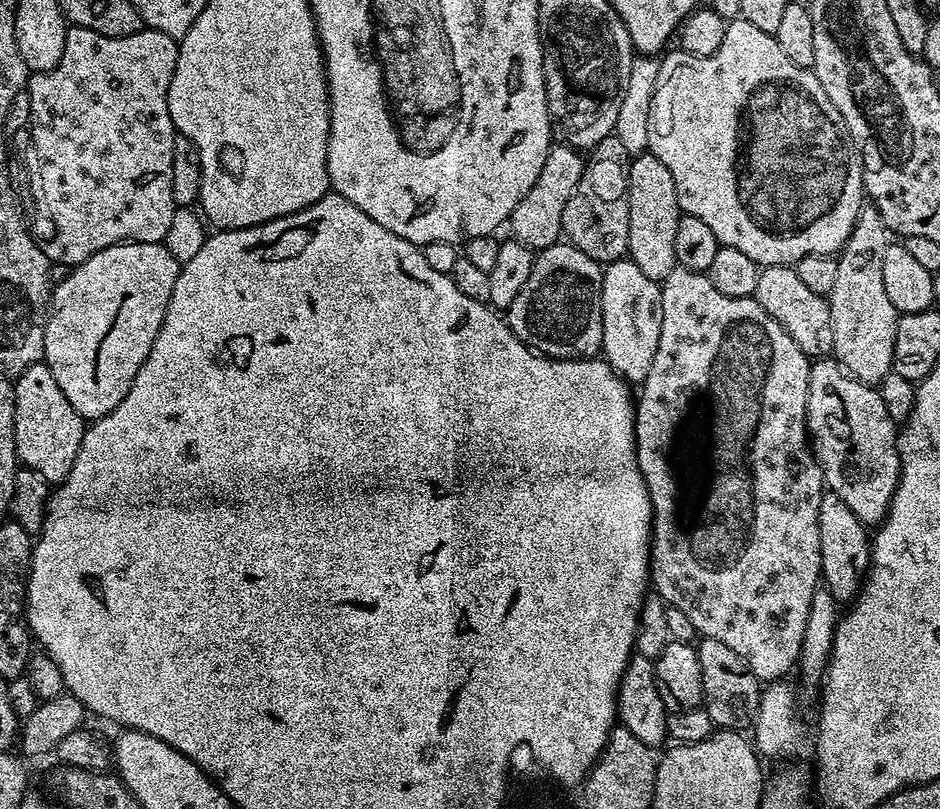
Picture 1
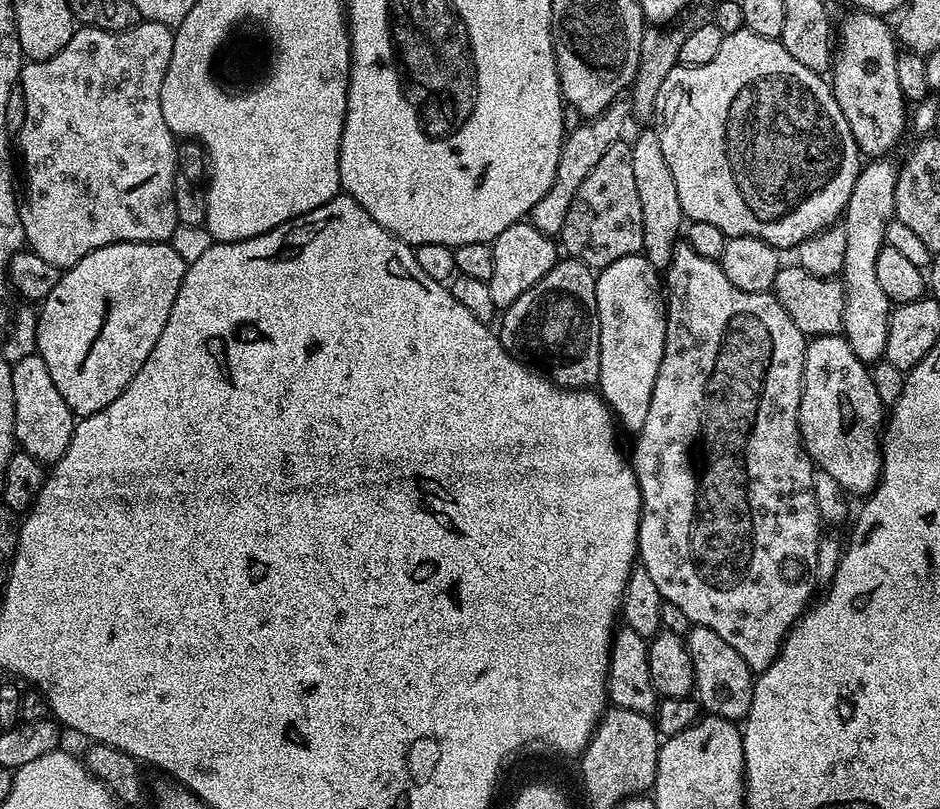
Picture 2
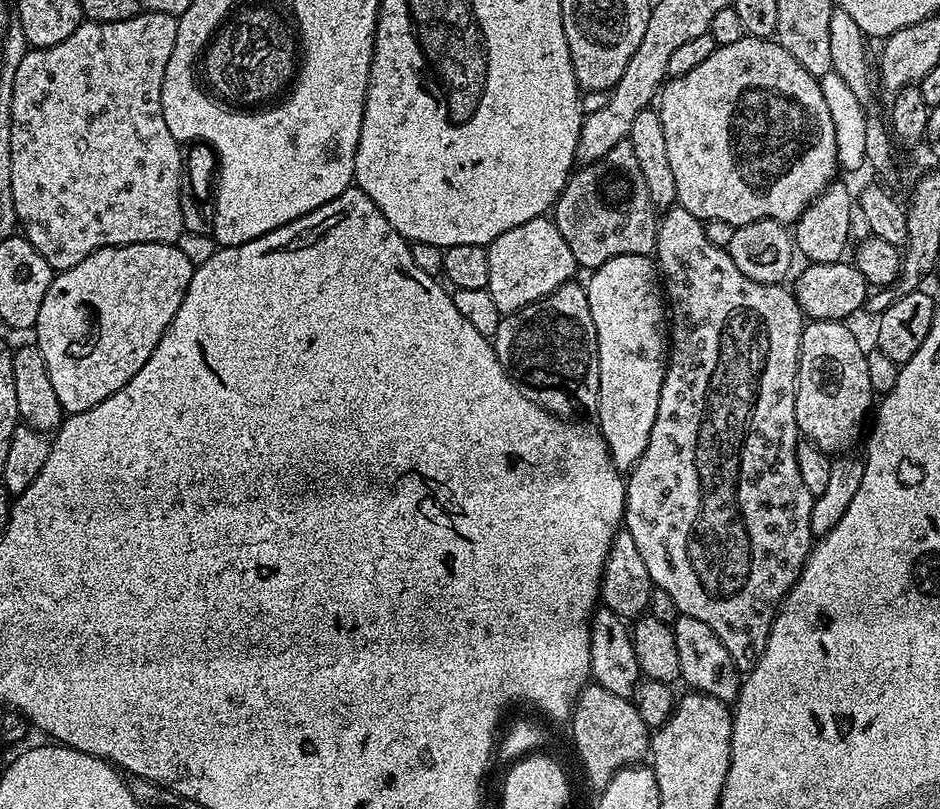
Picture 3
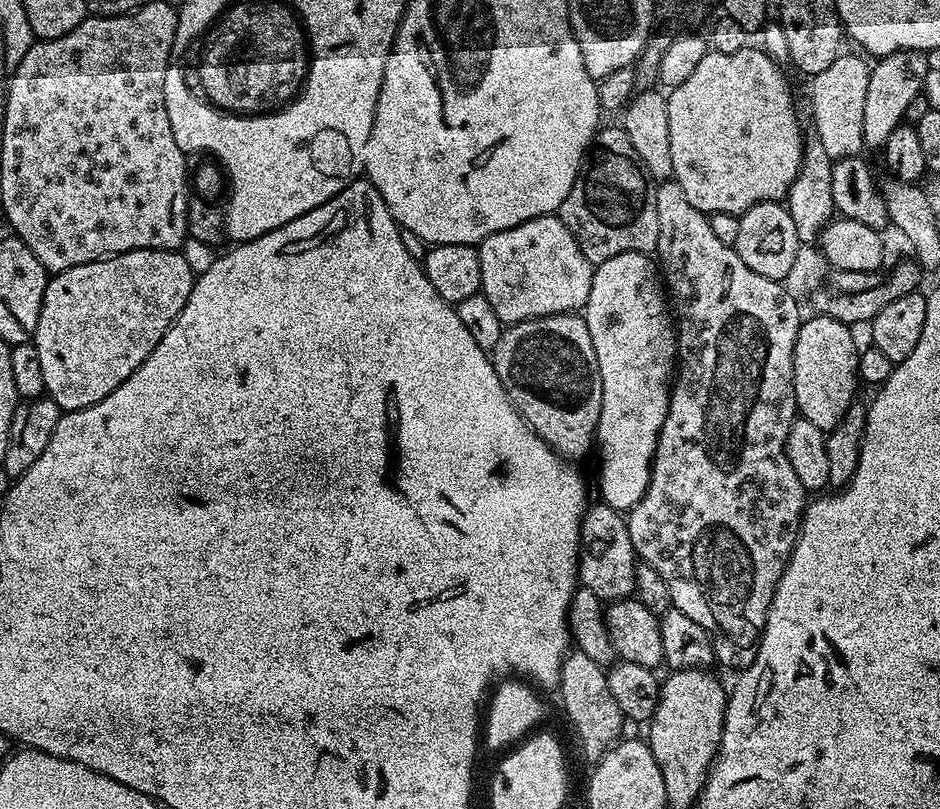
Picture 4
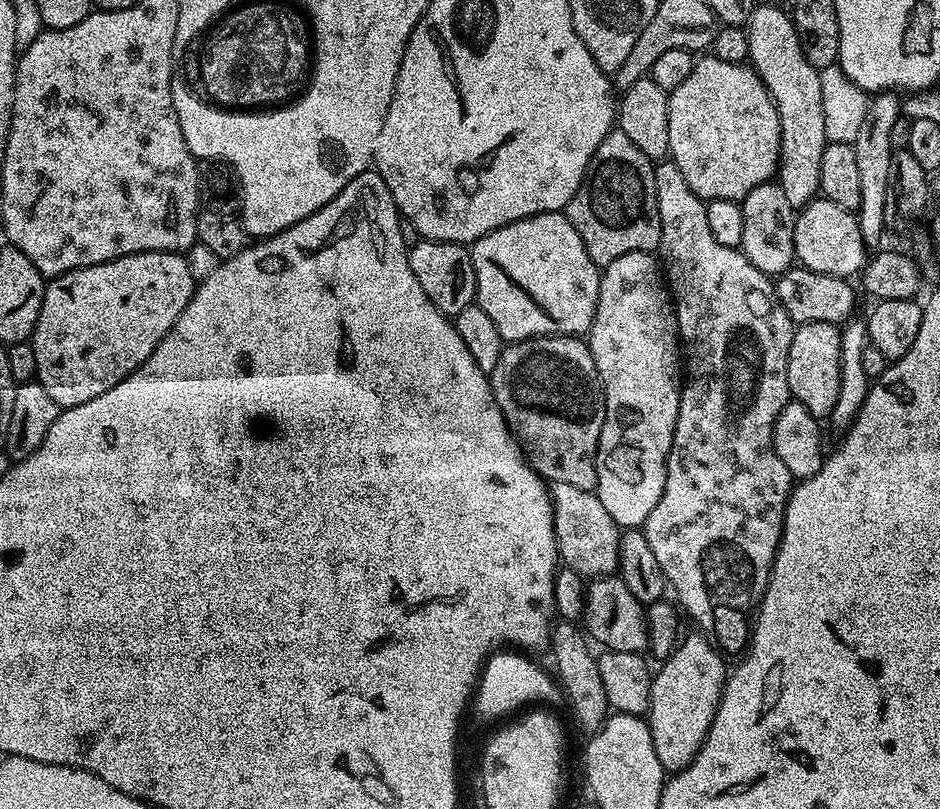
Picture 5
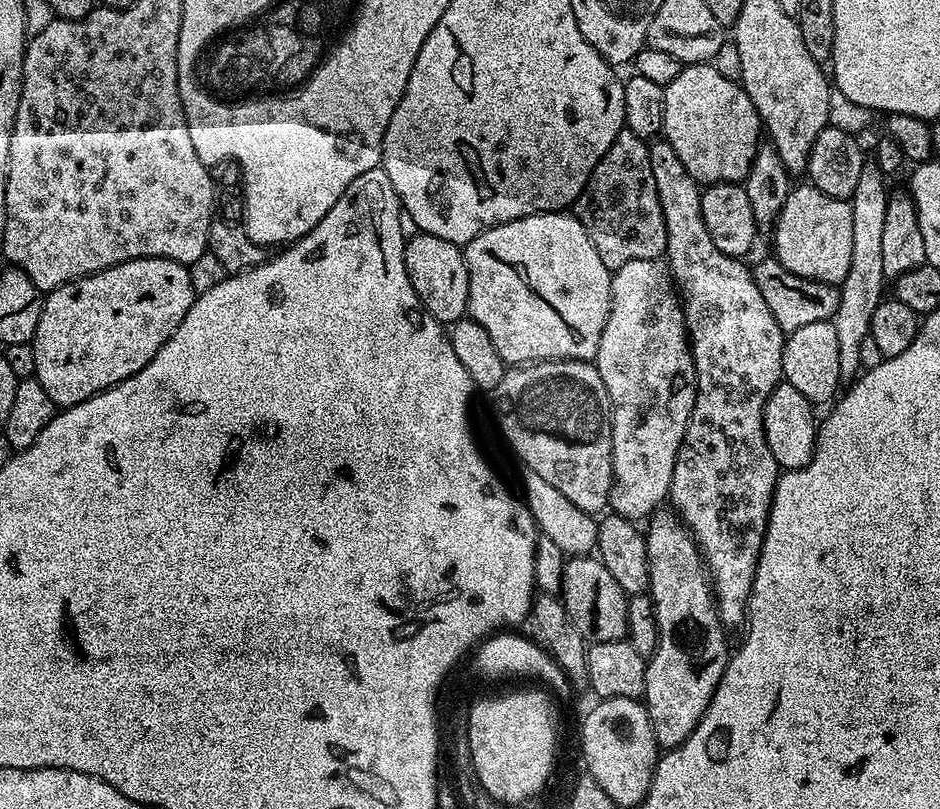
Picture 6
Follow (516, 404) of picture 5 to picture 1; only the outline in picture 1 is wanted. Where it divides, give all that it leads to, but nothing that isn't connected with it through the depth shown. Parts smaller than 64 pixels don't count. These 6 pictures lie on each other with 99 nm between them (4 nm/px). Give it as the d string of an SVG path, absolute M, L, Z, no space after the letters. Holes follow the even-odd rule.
M567 242L551 244L535 253L530 278L526 286L518 290L518 298L510 302L506 310L506 319L510 330L526 347L551 356L553 360L586 360L601 355L602 342L602 282L604 268L590 254L578 250L578 246Z

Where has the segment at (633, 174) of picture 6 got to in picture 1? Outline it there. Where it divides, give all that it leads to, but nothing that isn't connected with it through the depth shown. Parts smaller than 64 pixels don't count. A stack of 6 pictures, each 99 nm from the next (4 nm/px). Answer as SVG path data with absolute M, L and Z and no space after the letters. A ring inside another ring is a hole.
M613 134L602 138L590 149L578 190L574 190L562 214L563 235L567 243L578 246L602 266L623 260L628 255L630 242L630 202L628 201L628 171L633 157L619 138Z

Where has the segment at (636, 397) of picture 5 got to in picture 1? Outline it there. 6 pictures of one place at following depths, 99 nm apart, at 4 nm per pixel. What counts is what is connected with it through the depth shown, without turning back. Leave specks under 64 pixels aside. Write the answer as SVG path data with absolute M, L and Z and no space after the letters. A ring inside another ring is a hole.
M616 260L604 268L602 282L602 349L607 360L625 380L642 382L654 366L658 338L662 334L660 284L646 278L633 260Z

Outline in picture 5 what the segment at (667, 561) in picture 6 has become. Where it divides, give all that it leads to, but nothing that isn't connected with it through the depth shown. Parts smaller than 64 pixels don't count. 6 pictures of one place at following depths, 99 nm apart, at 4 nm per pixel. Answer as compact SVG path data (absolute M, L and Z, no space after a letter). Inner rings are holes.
M692 630L692 633L687 636L688 633L677 643L676 649L657 667L660 669L655 669L652 677L650 706L646 713L650 738L654 738L654 754L658 754L658 762L662 762L664 771L668 774L681 772L686 766L690 766L690 762L703 746L706 734L716 717L726 679L725 657L717 651L712 641L696 630Z

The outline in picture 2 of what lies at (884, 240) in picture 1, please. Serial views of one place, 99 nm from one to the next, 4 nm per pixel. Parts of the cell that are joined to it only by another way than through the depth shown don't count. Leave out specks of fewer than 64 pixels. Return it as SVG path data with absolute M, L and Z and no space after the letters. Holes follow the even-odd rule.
M876 158L865 163L855 180L842 217L846 230L846 262L842 273L846 306L842 334L850 342L850 350L865 362L879 361L886 350L890 302L878 282L878 254L886 246L886 226L895 217L893 200L897 171L897 165L888 158Z

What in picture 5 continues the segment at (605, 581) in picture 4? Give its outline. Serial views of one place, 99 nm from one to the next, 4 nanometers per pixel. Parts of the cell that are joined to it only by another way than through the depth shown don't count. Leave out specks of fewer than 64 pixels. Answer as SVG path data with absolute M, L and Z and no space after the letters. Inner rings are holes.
M551 482L548 484L548 496L552 499L552 513L554 514L554 530L556 531L556 551L563 567L574 570L585 578L610 576L619 569L618 542L622 529L616 525L614 518L602 506L595 491L578 486L569 486L567 482Z

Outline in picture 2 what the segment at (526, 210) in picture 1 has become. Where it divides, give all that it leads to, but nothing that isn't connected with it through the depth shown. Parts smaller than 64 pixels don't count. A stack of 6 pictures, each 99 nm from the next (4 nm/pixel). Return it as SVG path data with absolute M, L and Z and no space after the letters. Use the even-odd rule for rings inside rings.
M621 98L612 103L601 116L585 119L576 129L569 131L564 137L564 145L558 154L558 170L554 174L554 182L544 197L532 207L530 222L542 234L553 238L559 237L562 226L566 222L566 210L570 210L570 202L574 202L574 194L578 194L578 186L586 182L586 174L598 166L598 161L610 146L614 146L625 135L624 123L630 119L630 104Z

